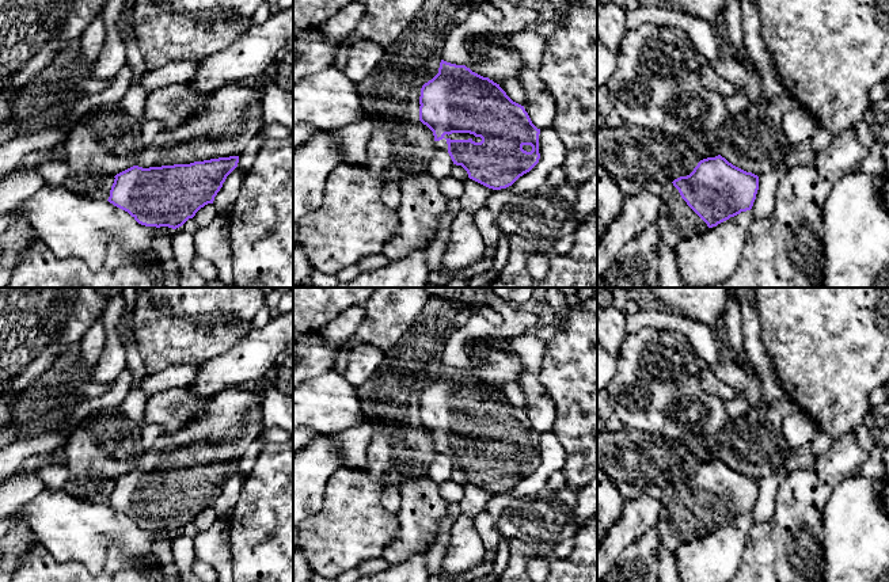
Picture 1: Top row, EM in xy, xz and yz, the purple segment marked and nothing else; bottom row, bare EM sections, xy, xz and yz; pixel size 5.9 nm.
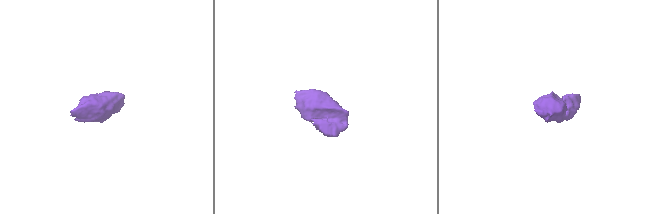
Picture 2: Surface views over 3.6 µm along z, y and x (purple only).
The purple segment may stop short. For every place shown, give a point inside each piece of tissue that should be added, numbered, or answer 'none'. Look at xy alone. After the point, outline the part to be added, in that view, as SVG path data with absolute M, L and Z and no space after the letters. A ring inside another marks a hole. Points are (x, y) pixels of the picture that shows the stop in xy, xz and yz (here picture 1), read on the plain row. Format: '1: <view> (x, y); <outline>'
1: xy (231, 419); M239 387L216 393L181 431L159 437L136 469L149 472L240 460L263 429L263 399L265 393Z

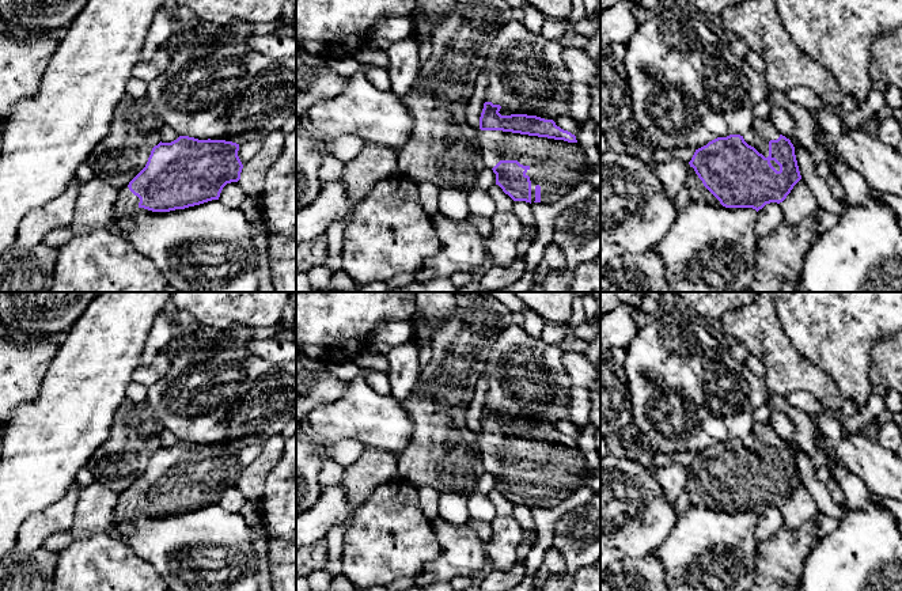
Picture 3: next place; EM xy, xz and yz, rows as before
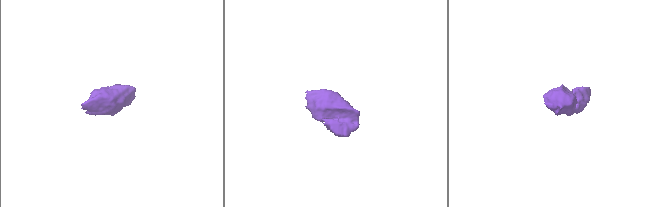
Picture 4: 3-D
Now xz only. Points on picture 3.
1: xz (557, 470); M480 435L478 448L485 471L493 473L500 465L518 465L528 470L531 508L535 490L541 490L541 507L557 507L579 488L588 484L585 454L579 447L528 440L503 435Z

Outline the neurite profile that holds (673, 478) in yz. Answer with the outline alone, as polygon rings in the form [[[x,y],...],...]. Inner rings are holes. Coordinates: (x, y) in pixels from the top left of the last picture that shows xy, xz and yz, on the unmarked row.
[[[679,463],[657,467],[655,477],[668,503],[675,504],[682,492],[686,492],[690,469]]]

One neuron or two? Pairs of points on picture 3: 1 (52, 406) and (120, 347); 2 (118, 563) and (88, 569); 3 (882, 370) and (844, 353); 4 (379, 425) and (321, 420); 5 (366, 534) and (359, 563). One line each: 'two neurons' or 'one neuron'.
1: one neuron
2: one neuron
3: two neurons
4: one neuron
5: one neuron

